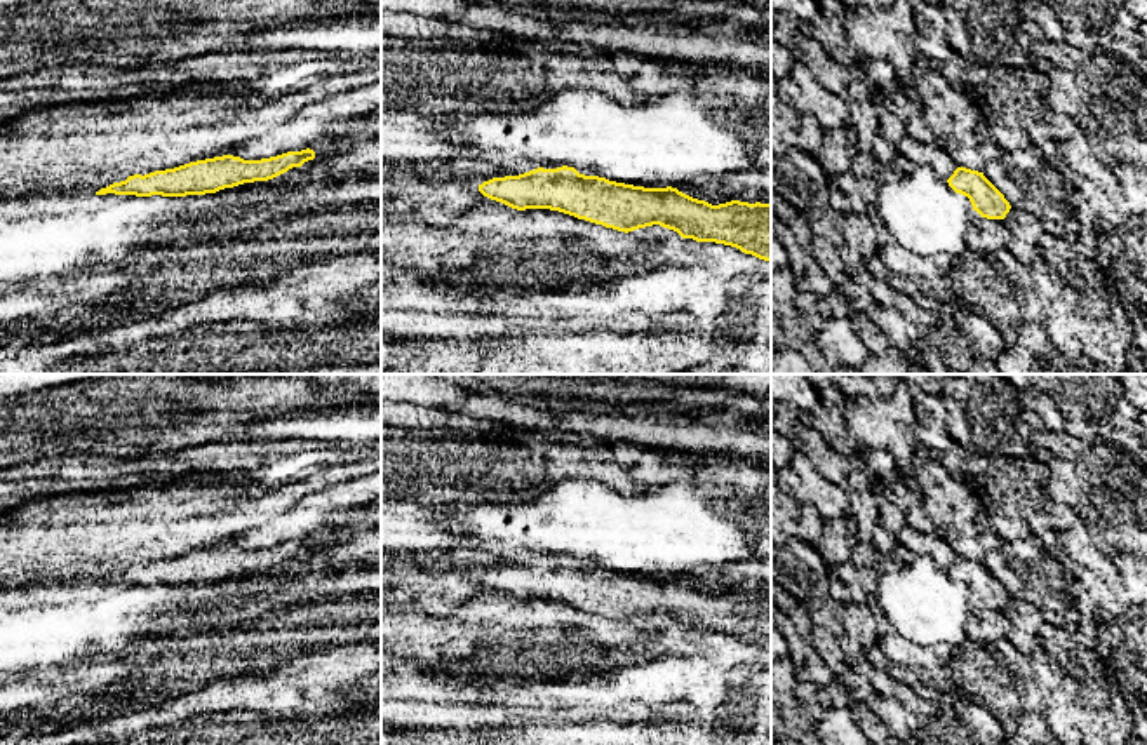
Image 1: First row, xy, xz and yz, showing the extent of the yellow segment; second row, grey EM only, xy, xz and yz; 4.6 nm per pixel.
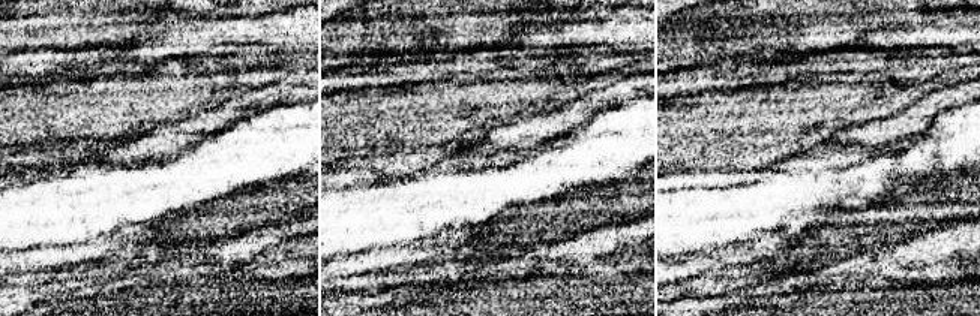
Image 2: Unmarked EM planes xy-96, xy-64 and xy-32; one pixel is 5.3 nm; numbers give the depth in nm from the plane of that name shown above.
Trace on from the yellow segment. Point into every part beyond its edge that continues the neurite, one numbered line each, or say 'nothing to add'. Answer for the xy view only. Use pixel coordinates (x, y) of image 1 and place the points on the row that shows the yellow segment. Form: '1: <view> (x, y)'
nothing to add

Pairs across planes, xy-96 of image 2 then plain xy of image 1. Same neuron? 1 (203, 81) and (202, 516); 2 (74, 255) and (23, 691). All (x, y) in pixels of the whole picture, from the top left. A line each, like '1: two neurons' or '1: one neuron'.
1: one neuron
2: one neuron

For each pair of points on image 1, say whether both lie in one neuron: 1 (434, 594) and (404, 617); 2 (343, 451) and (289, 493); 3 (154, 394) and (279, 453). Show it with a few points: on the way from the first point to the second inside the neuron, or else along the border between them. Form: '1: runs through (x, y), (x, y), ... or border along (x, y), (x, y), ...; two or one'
1: border along (399, 606), (430, 615); two
2: border along (357, 460), (326, 465), (298, 481); two
3: border along (232, 441), (204, 442), (192, 448); two

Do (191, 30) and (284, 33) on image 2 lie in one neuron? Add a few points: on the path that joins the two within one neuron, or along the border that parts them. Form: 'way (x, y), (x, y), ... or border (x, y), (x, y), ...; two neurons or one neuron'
way (213, 30), (261, 30); one neuron

